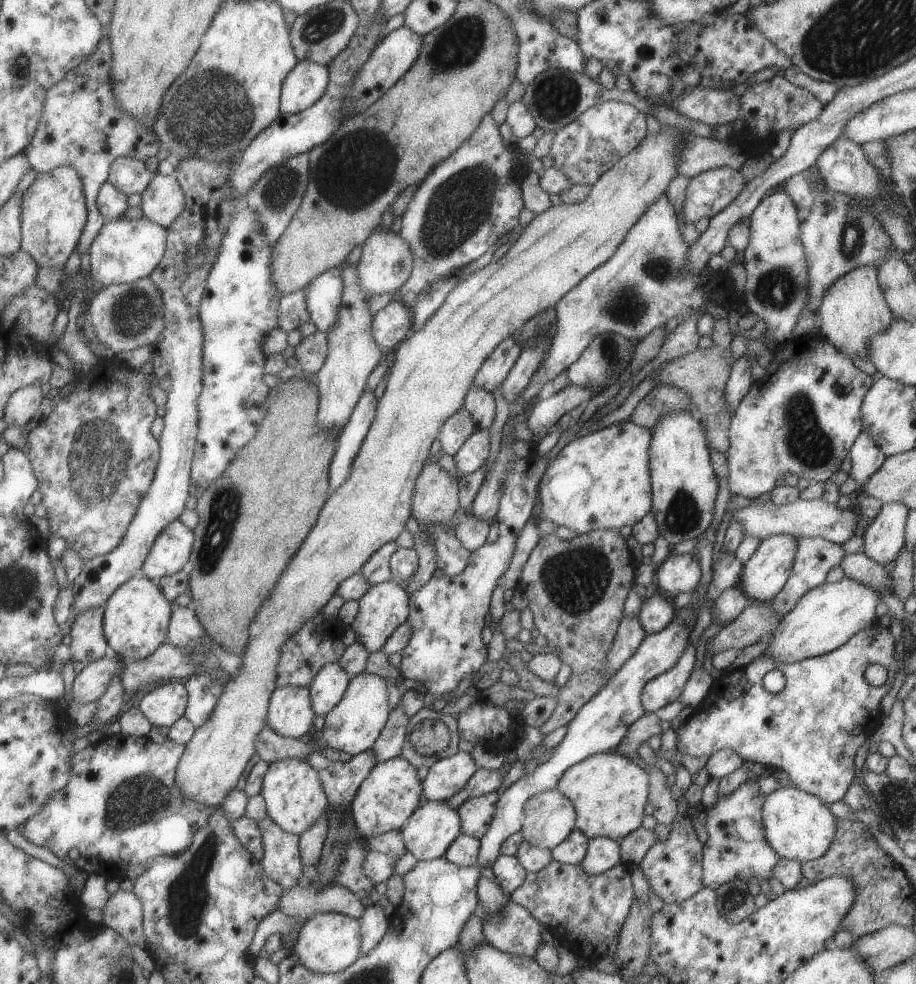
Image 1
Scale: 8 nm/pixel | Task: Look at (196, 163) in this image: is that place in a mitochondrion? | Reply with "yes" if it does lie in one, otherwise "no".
yes

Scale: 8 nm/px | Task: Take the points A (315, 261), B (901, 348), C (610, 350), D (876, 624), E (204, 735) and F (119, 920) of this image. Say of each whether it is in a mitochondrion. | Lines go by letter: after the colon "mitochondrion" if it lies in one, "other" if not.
A: other
B: other
C: mitochondrion
D: other
E: other
F: other

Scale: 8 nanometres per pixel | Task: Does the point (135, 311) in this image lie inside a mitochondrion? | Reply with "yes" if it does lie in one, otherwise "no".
yes

